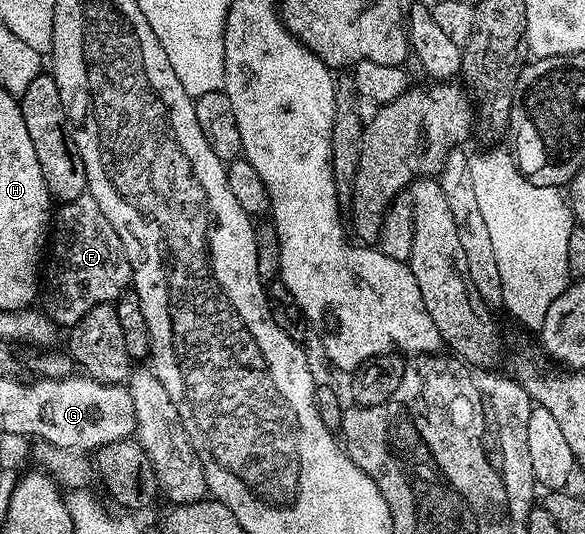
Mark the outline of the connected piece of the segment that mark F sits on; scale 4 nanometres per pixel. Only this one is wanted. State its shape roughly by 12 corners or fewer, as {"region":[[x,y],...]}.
{"region":[[90,195],[54,212],[42,311],[77,324],[132,283]]}

